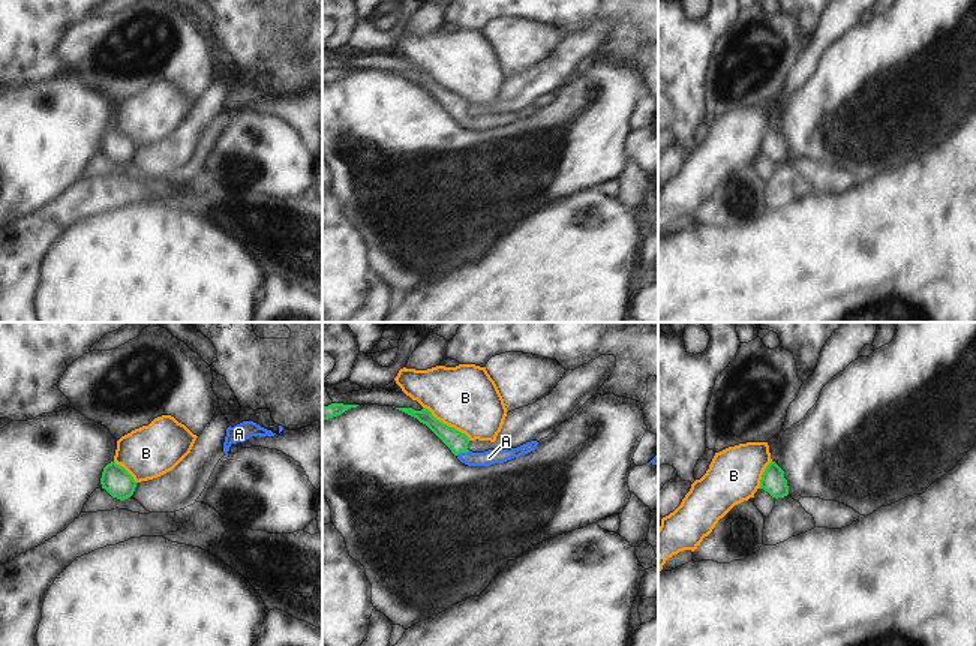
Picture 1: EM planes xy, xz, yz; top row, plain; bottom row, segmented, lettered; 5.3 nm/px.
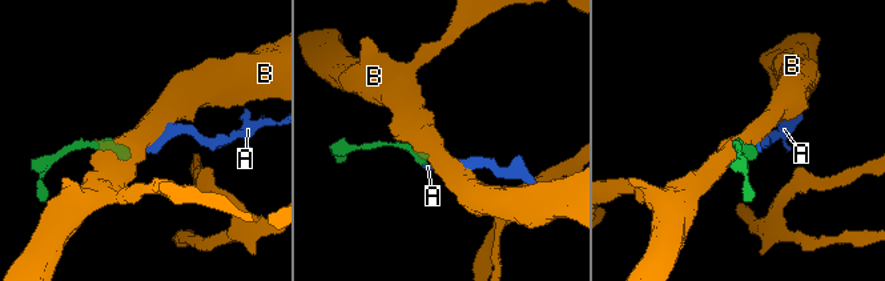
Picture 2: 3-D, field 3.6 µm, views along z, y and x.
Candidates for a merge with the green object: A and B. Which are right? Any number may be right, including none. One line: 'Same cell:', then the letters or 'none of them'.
Same cell: A

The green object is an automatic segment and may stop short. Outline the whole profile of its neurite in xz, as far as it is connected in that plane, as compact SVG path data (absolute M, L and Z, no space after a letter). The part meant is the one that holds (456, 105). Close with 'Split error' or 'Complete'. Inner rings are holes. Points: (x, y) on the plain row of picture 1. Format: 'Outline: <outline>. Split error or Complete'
Outline: M396 72L396 73L426 88L451 114L451 117L462 127L468 130L490 130L495 127L504 127L507 124L534 115L538 109L537 105L531 105L511 114L489 114L484 117L472 117L468 114L469 102L465 97L456 94L454 91L450 91L442 85L436 84L429 73L426 72L423 72L421 75L415 75L412 72Z. Split error.

